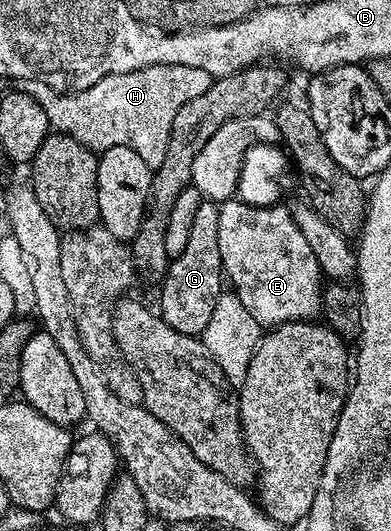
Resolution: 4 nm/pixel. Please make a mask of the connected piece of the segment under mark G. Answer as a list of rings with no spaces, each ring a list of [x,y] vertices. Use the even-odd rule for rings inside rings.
[[[205,198],[201,202],[197,215],[193,217],[189,242],[185,250],[168,263],[161,287],[157,311],[164,322],[186,336],[202,337],[205,326],[209,326],[209,318],[213,318],[213,310],[219,304],[219,296],[225,291],[219,245],[219,204],[216,201]]]

